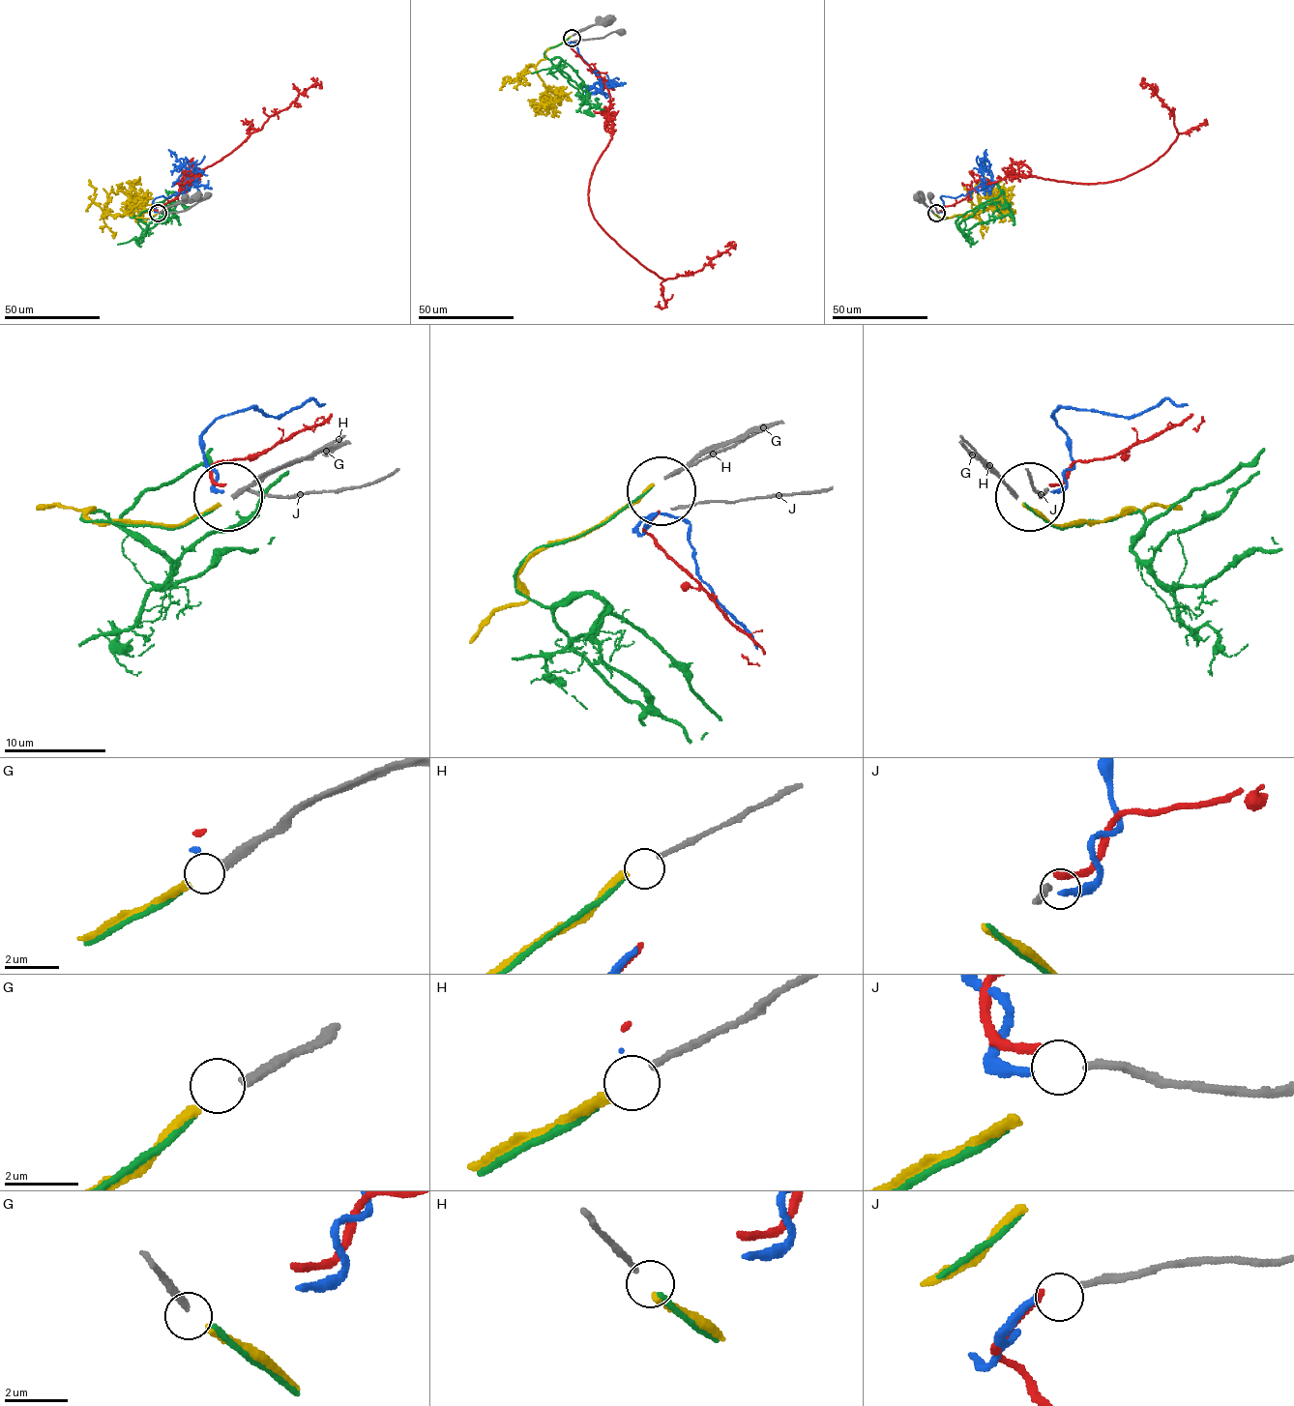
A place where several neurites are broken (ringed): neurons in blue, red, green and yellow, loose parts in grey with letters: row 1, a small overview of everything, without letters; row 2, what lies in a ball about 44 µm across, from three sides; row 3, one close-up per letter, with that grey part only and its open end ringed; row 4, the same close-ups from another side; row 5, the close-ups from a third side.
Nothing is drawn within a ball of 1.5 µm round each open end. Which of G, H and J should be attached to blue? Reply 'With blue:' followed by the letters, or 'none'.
With blue: J

